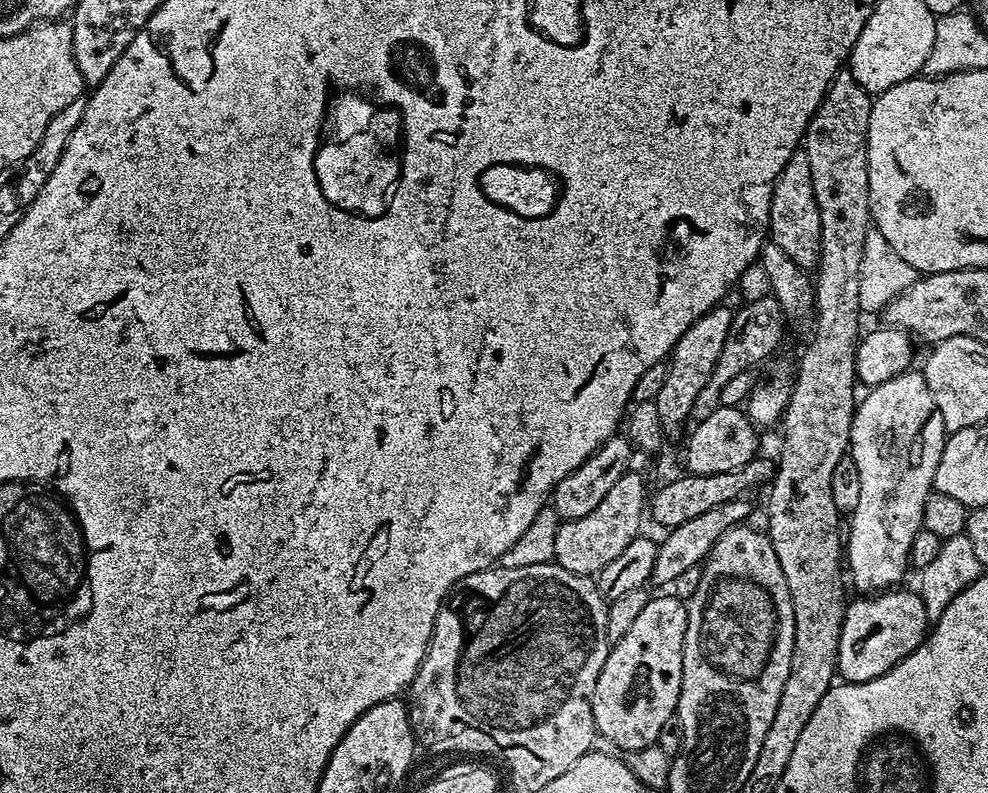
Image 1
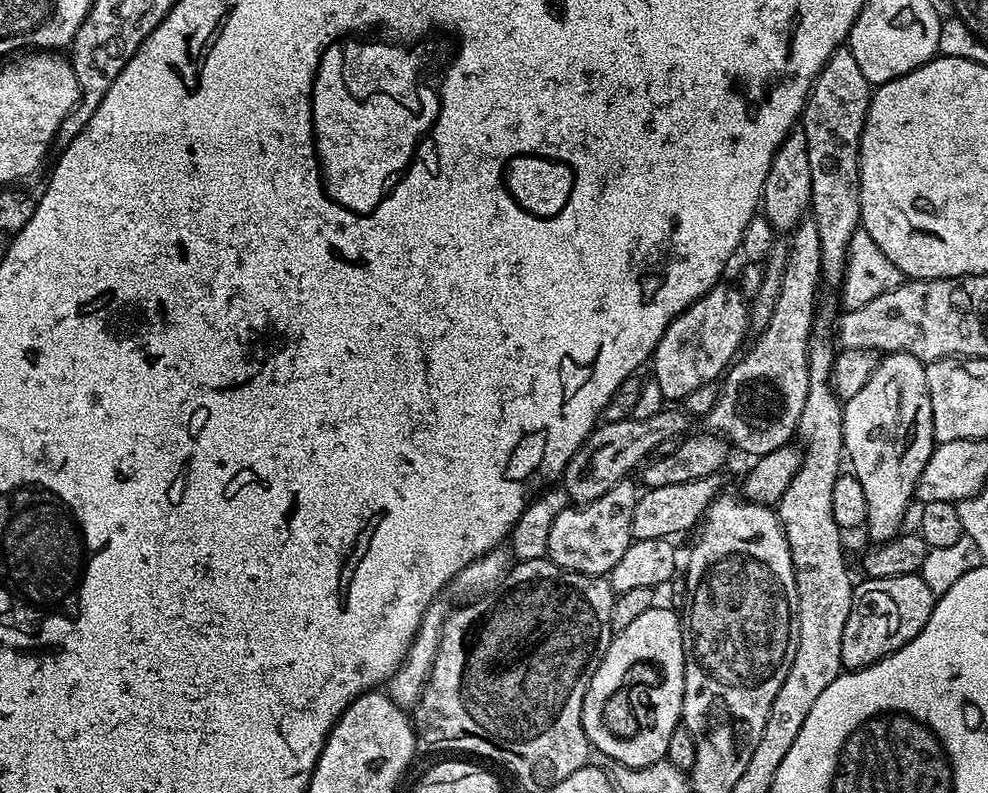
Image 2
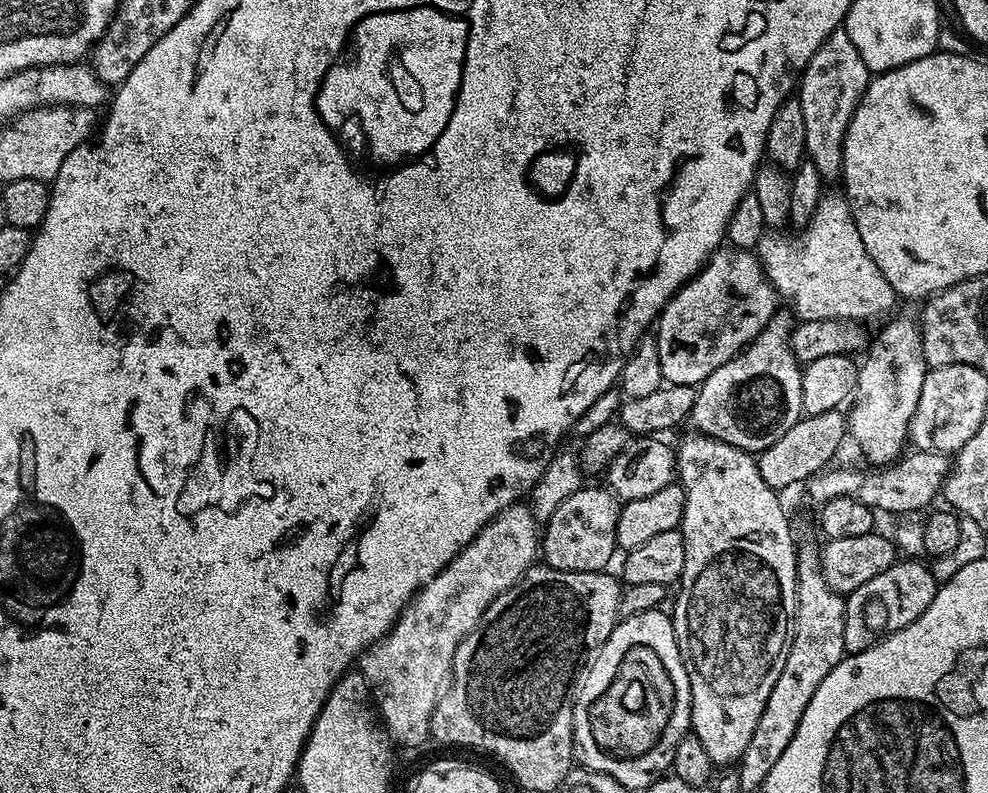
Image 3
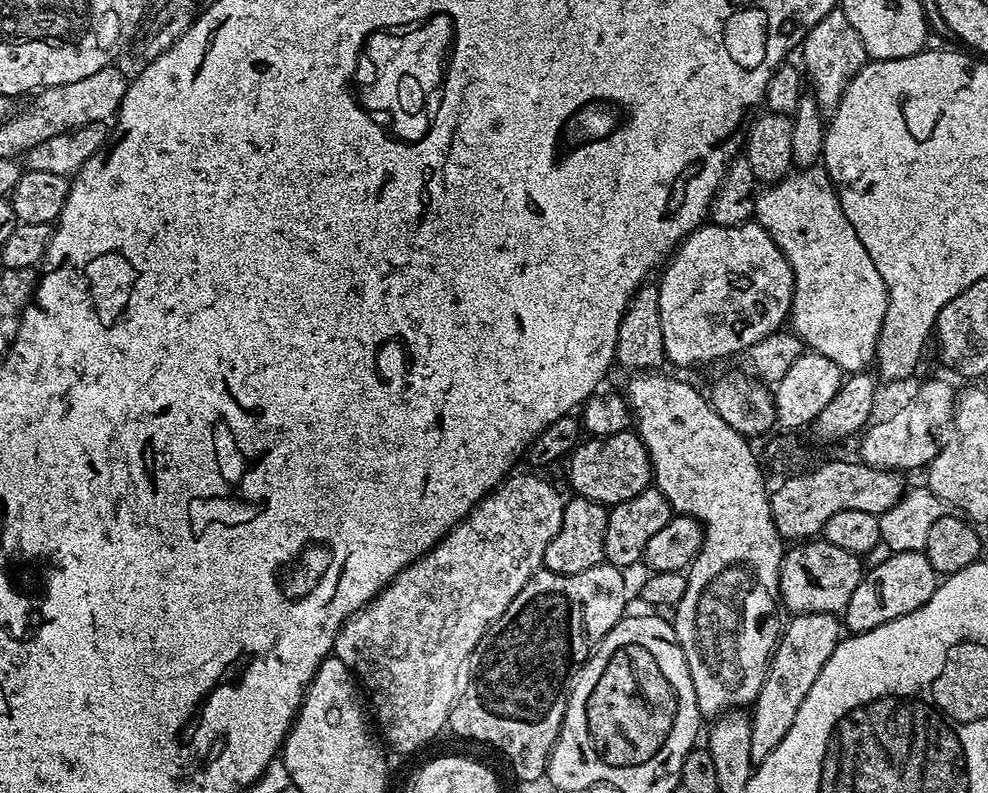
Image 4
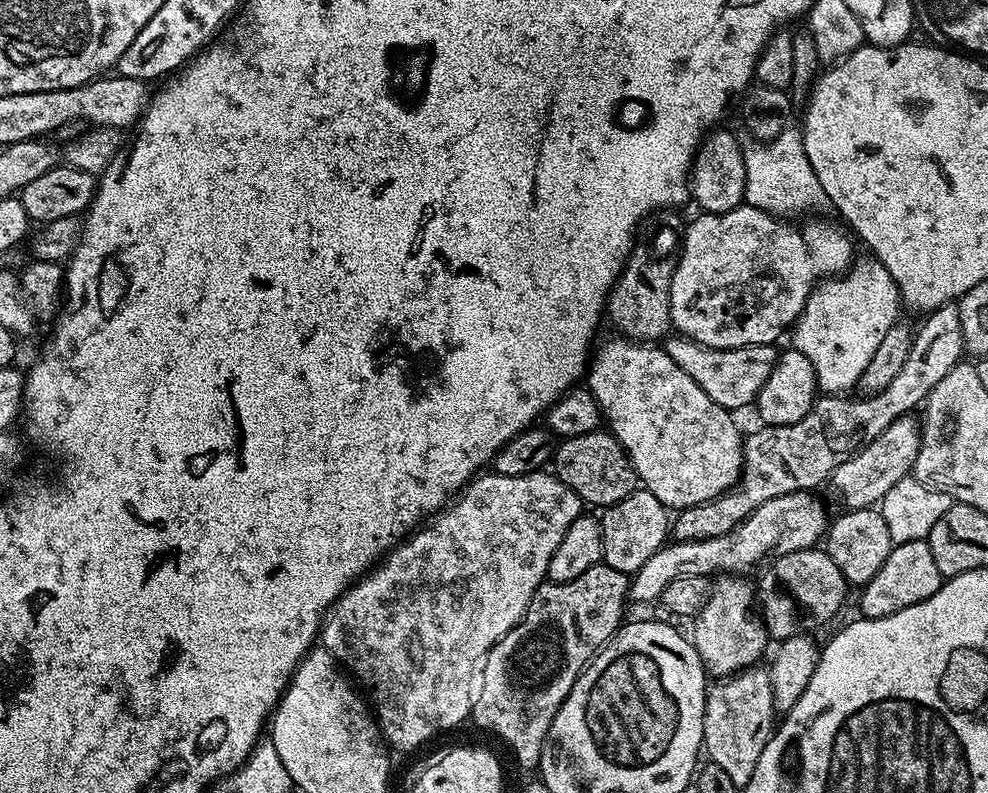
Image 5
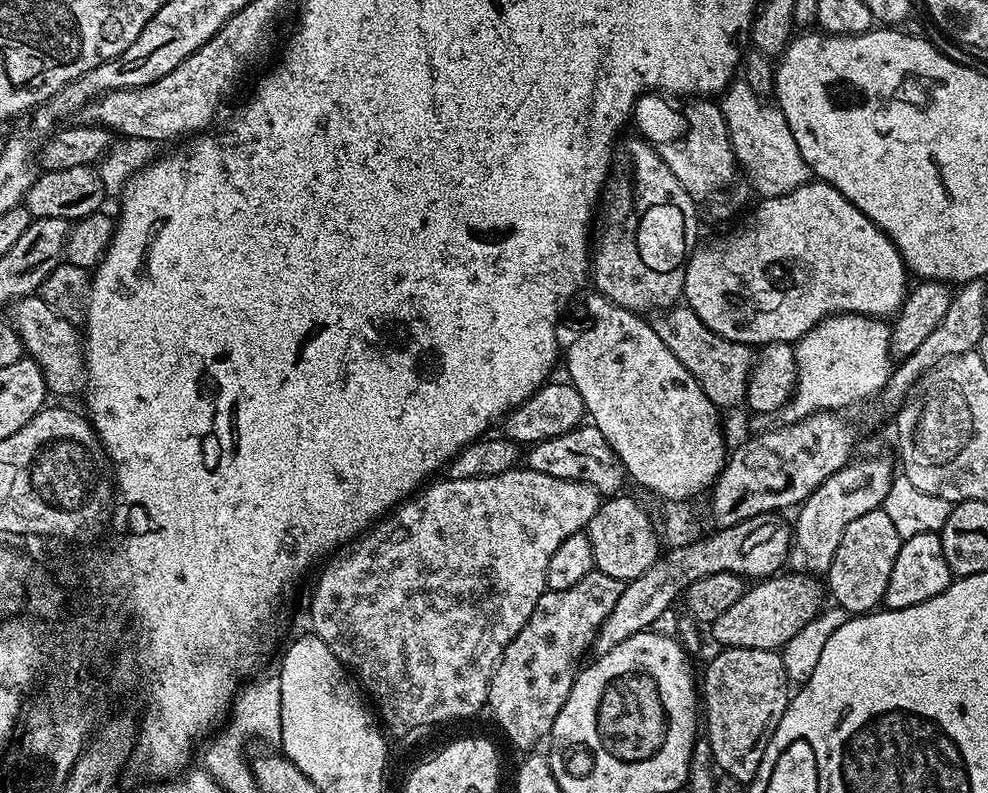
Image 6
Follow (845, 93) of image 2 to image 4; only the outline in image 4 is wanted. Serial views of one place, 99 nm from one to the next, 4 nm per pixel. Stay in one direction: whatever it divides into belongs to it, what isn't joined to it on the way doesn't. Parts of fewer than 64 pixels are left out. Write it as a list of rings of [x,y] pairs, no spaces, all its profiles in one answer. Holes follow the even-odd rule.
[[[837,6],[818,22],[806,34],[802,45],[804,52],[803,71],[806,73],[806,84],[810,87],[810,95],[818,102],[821,113],[831,114],[836,111],[838,102],[842,98],[844,88],[848,85],[854,74],[862,65],[867,64],[869,57],[866,54],[866,46],[862,46],[862,38],[858,38],[858,30],[850,26],[850,18],[846,18],[844,9]]]

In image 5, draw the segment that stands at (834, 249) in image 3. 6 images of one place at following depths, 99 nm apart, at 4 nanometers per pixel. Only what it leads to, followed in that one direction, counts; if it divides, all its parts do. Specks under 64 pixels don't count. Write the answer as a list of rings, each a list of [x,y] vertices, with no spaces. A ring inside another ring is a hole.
[[[788,127],[782,134],[767,142],[749,143],[744,150],[746,162],[746,190],[744,203],[766,210],[771,216],[796,218],[811,208],[825,207],[828,204],[826,194],[822,190],[822,182],[818,182],[818,174],[814,174],[814,166],[810,166],[810,158],[806,158],[804,142],[795,127]],[[874,258],[867,259],[857,259],[847,272],[817,284],[790,332],[791,347],[797,348],[799,352],[806,354],[806,358],[810,358],[814,366],[817,389],[824,394],[844,394],[849,391],[847,388],[855,389],[862,378],[862,370],[870,366],[870,358],[874,358],[878,346],[882,346],[886,330],[890,330],[890,326],[894,326],[901,319],[900,291],[894,278],[890,278],[890,270],[886,270],[886,266],[882,266],[882,262]]]

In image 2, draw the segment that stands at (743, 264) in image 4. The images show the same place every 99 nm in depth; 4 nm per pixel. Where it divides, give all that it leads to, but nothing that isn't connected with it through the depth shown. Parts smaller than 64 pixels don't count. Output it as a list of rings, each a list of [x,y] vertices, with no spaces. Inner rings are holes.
[[[724,287],[712,288],[702,298],[694,301],[686,311],[678,314],[678,318],[674,318],[674,322],[670,322],[670,326],[666,326],[650,361],[651,375],[658,382],[658,386],[662,386],[665,401],[680,402],[676,400],[686,399],[691,392],[698,391],[703,384],[708,384],[711,380],[716,379],[719,381],[725,375],[729,365],[737,359],[738,353],[741,351],[740,343],[743,342],[744,335],[749,335],[750,332],[748,322],[749,301],[746,296],[744,300],[743,294],[738,289]]]

